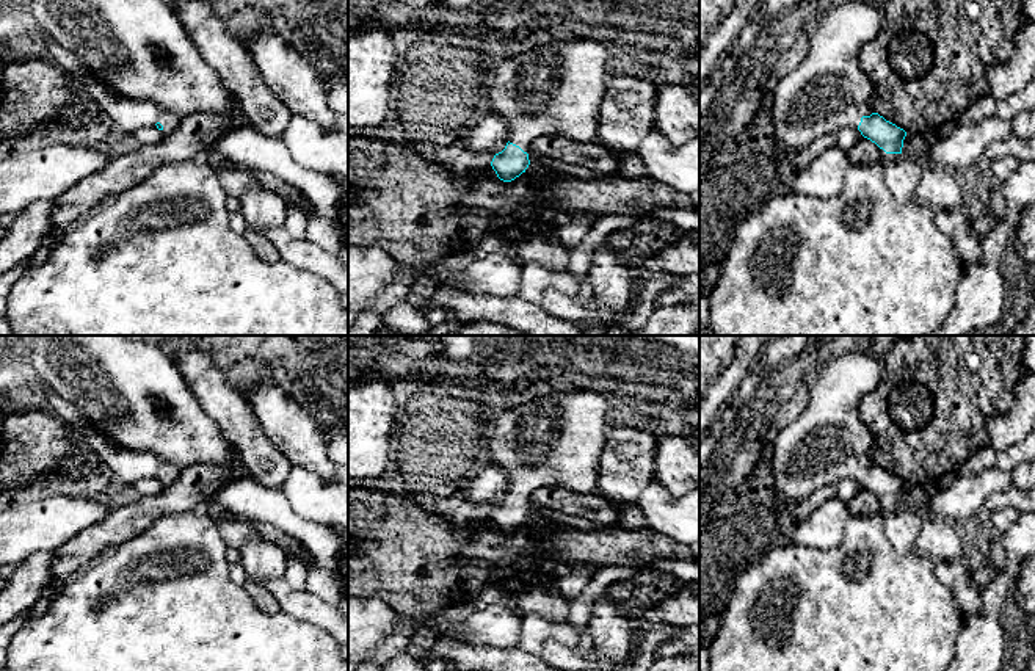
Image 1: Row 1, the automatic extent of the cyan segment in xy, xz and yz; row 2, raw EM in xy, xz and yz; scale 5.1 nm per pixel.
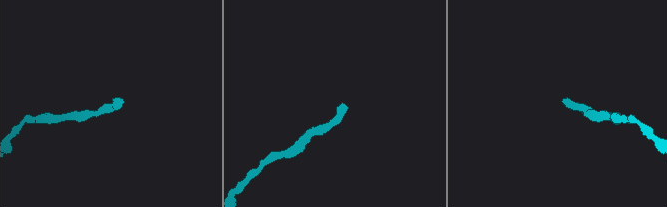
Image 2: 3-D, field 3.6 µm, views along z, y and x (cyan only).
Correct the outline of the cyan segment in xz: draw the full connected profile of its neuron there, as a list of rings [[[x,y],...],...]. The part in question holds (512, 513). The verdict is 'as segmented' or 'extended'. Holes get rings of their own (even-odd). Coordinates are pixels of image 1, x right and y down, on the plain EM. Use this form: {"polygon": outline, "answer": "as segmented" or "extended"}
{"polygon": [[[552,392],[497,415],[491,430],[491,466],[500,466],[508,477],[510,492],[494,506],[491,517],[497,528],[511,533],[530,516],[530,495],[541,486],[593,494],[597,464],[610,430],[610,404],[597,392]]], "answer": "extended"}

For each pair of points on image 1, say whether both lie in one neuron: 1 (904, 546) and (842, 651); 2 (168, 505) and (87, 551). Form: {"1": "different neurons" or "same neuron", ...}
{"1": "different neurons", "2": "same neuron"}

